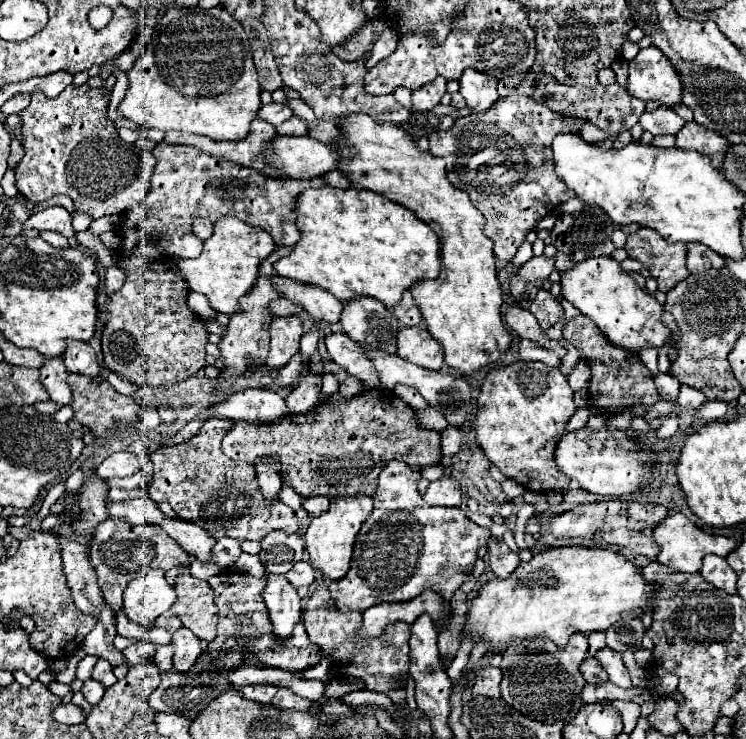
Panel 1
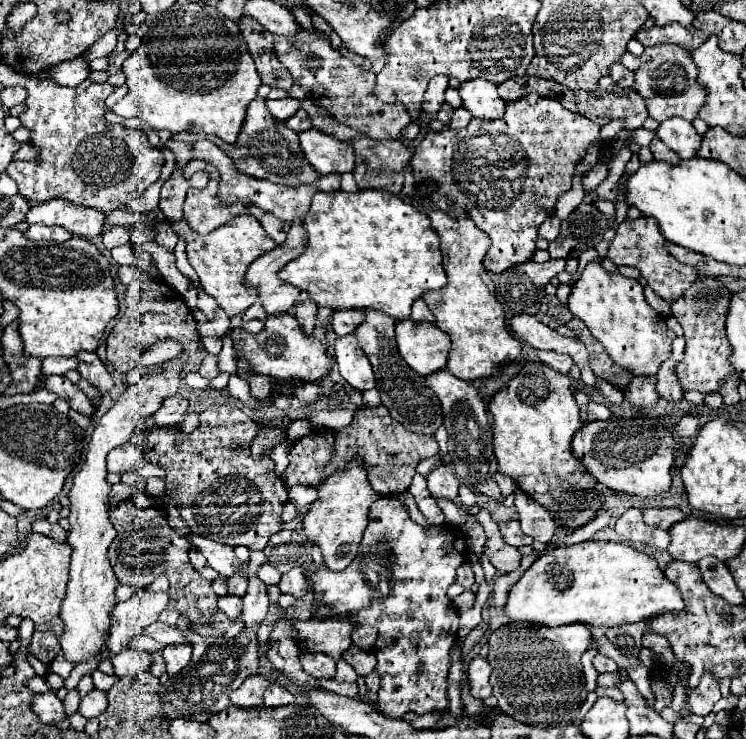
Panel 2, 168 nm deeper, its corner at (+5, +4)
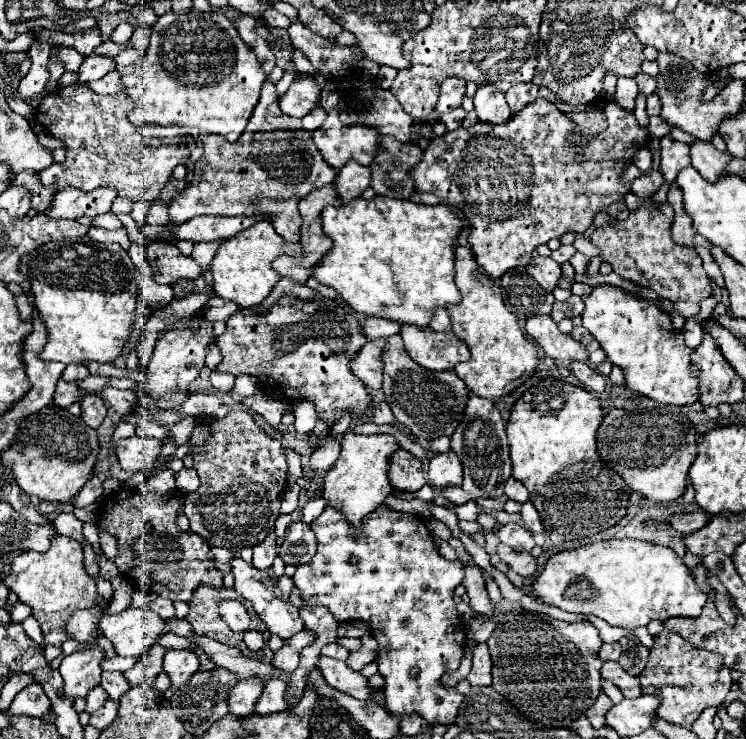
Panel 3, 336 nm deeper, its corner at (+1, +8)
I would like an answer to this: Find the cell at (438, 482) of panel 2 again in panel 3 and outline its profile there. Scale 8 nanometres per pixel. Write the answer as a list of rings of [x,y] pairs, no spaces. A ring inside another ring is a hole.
[[[452,451],[434,455],[428,465],[428,483],[434,487],[440,487],[440,489],[460,485],[462,483],[460,459]]]

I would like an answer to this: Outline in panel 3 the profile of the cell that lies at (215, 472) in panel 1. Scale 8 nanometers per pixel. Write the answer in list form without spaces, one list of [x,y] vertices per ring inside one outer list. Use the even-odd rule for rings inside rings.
[[[230,409],[224,419],[212,419],[204,417],[198,419],[194,425],[192,437],[188,439],[190,455],[194,459],[194,469],[200,477],[200,487],[196,493],[186,495],[184,511],[190,519],[190,529],[204,537],[214,547],[224,549],[242,549],[242,547],[254,547],[262,543],[272,531],[274,521],[280,515],[280,495],[286,487],[286,457],[282,451],[282,443],[268,437],[252,419],[248,411],[242,409]]]

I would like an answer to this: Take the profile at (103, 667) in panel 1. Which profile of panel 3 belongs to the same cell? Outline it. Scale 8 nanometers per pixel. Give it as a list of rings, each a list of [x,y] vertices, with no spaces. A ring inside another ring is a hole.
[[[108,671],[102,673],[100,685],[102,685],[104,691],[110,695],[110,699],[116,699],[116,701],[118,701],[120,695],[122,695],[124,691],[128,691],[128,687],[130,687],[130,683],[124,679],[122,673],[108,673]]]

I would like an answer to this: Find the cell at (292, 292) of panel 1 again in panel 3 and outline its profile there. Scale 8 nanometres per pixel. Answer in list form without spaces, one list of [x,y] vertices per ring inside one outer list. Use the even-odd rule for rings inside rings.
[[[366,317],[362,329],[368,339],[376,339],[376,337],[390,337],[390,335],[398,333],[400,325],[388,321],[388,319],[380,319],[380,317]]]

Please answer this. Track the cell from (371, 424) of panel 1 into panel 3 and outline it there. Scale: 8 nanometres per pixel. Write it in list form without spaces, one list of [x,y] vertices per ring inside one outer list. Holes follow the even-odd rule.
[[[396,449],[392,453],[388,479],[396,491],[418,491],[428,483],[422,463],[406,449]]]

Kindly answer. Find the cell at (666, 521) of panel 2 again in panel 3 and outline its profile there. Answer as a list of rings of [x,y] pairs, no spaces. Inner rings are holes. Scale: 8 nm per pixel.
[[[694,511],[694,513],[678,513],[668,517],[670,525],[680,533],[680,535],[688,535],[694,533],[698,529],[704,527],[704,523],[708,521],[708,515],[704,511]]]

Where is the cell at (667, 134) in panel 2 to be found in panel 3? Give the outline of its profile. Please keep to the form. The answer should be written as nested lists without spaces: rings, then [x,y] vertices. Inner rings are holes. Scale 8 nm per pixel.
[[[694,139],[688,147],[692,157],[692,167],[696,167],[704,179],[716,181],[720,175],[726,173],[726,163],[730,157],[718,151],[710,141]]]

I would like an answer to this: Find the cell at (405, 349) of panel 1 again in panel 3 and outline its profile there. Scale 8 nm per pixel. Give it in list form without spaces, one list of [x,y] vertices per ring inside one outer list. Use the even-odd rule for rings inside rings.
[[[402,325],[400,335],[406,353],[424,369],[446,371],[454,369],[456,363],[470,359],[466,343],[460,339],[456,343],[454,333],[436,333],[430,327]]]

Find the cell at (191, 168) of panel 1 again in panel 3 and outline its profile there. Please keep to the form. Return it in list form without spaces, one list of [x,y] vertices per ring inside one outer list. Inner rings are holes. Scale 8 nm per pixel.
[[[356,161],[346,163],[334,179],[334,191],[340,199],[340,203],[352,201],[366,187],[370,187],[370,167],[362,167]]]

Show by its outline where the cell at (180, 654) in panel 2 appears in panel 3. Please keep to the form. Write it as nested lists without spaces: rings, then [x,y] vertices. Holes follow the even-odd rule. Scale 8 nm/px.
[[[172,649],[164,655],[164,671],[168,673],[172,687],[182,687],[190,675],[194,675],[200,669],[200,659],[190,649]]]

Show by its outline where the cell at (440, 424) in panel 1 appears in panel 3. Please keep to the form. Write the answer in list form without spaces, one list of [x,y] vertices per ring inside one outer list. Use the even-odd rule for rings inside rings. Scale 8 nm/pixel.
[[[390,335],[382,351],[384,363],[384,397],[390,405],[398,423],[406,425],[414,435],[422,439],[436,439],[440,435],[452,435],[462,421],[464,403],[468,399],[468,389],[454,371],[428,371],[414,363],[402,345],[402,337]]]

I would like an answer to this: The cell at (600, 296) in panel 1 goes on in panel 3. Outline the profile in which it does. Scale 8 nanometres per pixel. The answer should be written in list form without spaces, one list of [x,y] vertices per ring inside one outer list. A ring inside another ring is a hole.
[[[614,285],[592,287],[592,293],[582,295],[582,301],[586,305],[582,325],[598,339],[612,365],[624,371],[626,385],[632,391],[672,405],[686,405],[698,399],[698,379],[690,373],[692,349],[686,347],[682,333],[674,329],[670,315]]]

